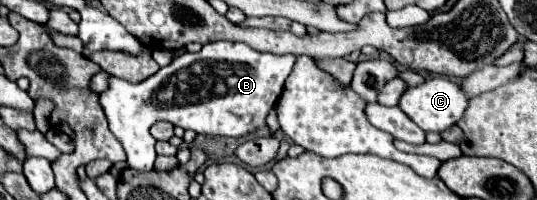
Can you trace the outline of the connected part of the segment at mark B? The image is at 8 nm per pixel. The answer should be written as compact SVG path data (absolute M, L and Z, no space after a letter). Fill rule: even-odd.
M213 41L203 45L199 53L185 53L181 57L175 57L171 65L159 69L155 75L141 83L129 83L109 75L109 87L99 93L99 105L105 111L111 133L121 141L127 153L129 167L137 171L151 171L155 163L155 139L151 137L149 129L153 123L169 121L174 126L190 129L195 133L241 137L249 131L265 127L265 117L281 97L285 79L289 77L293 65L295 55L261 53L239 41Z

